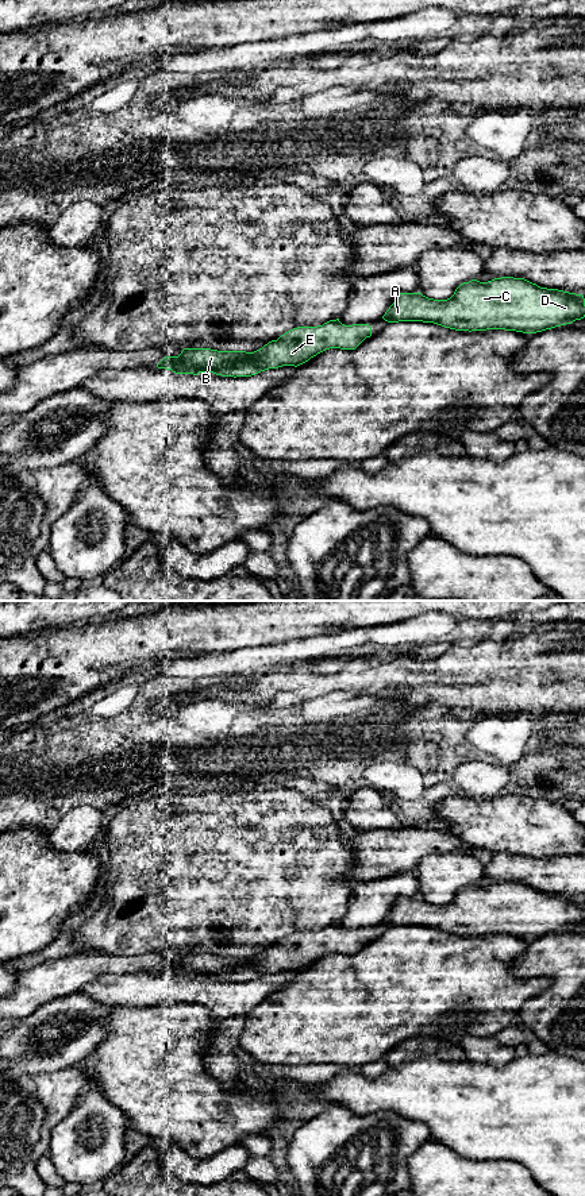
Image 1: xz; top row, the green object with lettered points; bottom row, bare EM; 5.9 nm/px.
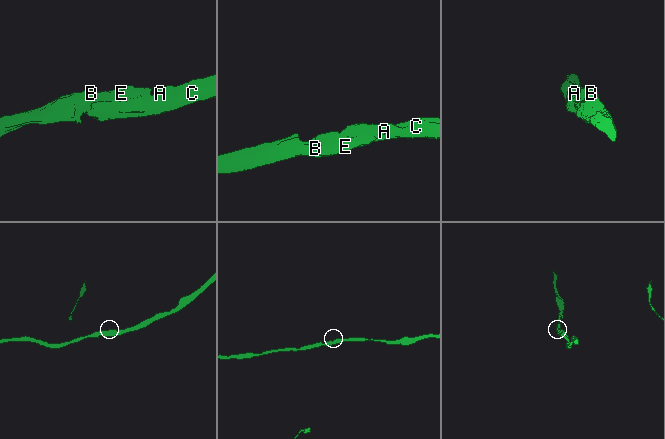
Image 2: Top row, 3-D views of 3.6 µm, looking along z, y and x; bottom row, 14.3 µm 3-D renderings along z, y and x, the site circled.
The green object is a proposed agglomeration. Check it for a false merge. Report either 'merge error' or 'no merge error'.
no merge error

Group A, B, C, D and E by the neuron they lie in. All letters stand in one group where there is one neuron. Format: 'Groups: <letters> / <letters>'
Groups: A B C D E

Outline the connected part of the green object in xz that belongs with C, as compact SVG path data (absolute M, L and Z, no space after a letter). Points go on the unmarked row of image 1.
M501 881L461 888L447 904L399 898L382 923L423 926L455 935L505 934L536 938L585 922L582 899L540 892L524 883Z

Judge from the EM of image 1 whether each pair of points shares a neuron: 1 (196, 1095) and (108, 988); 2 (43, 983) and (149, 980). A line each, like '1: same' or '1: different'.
1: different
2: different

